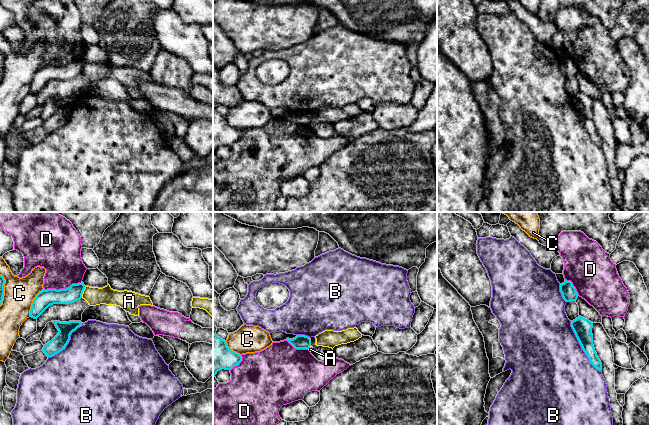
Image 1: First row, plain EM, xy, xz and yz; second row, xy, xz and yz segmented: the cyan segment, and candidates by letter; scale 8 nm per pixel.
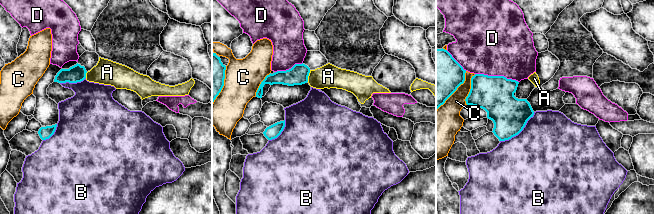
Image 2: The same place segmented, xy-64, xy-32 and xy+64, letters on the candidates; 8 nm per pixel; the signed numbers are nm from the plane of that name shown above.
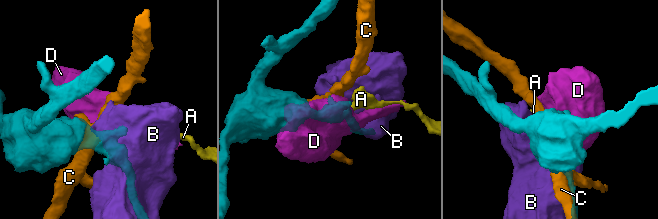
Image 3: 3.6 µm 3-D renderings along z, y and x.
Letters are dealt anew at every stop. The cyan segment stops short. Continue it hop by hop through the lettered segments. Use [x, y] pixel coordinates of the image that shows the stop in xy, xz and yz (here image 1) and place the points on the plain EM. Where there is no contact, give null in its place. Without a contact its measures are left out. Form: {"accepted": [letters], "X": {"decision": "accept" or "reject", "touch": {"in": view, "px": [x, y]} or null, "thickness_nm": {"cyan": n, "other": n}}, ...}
{"accepted": [], "A": {"decision": "reject", "touch": {"in": "xy", "px": [82, 68]}, "thickness_nm": {"cyan": 130, "other": 150}}, "B": {"decision": "reject", "touch": {"in": "yz", "px": [581, 122]}, "thickness_nm": {"cyan": 150, "other": 500}}, "C": {"decision": "reject", "touch": {"in": "xy", "px": [33, 78]}, "thickness_nm": {"cyan": 140, "other": 260}}, "D": {"decision": "reject", "touch": {"in": "xy", "px": [62, 65]}, "thickness_nm": {"cyan": 140, "other": 320}}}

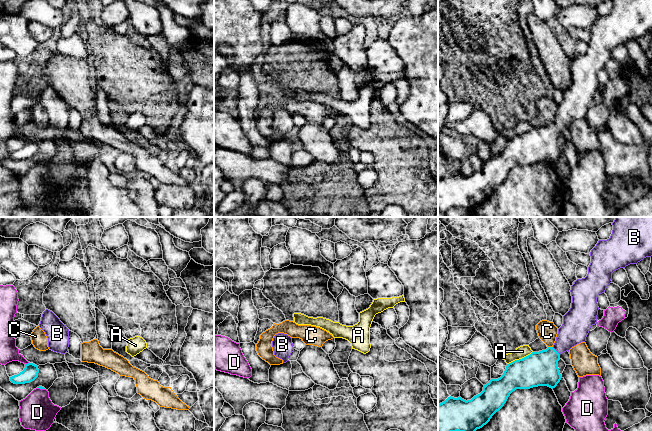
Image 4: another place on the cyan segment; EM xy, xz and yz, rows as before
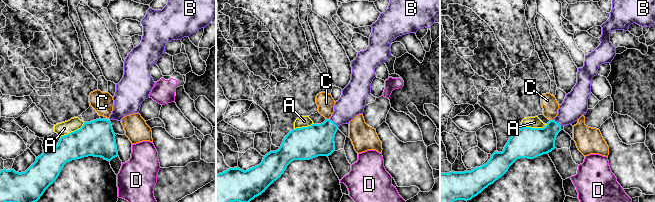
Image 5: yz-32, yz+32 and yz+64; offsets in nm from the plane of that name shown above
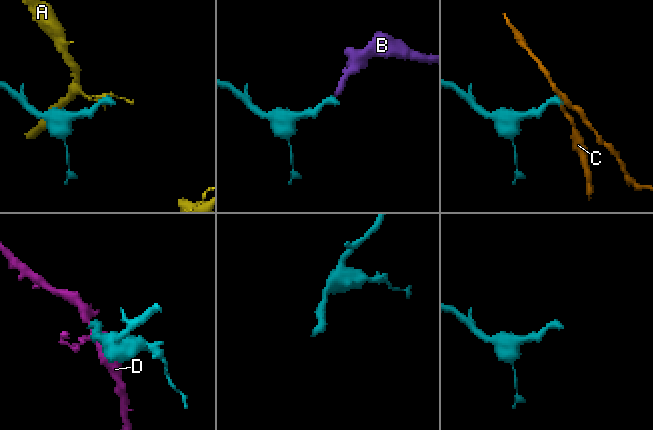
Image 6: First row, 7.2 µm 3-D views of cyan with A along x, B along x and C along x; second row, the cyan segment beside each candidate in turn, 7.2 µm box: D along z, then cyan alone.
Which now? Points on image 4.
{"accepted": ["B"], "A": {"decision": "reject", "touch": {"in": "yz", "px": [519, 135]}, "thickness_nm": {"cyan": 280, "other": 90}}, "B": {"decision": "accept", "touch": {"in": "yz", "px": [556, 127]}, "thickness_nm": {"cyan": 280, "other": 220}}, "C": {"decision": "reject", "touch": {"in": "yz", "px": [550, 123]}, "thickness_nm": {"cyan": 280, "other": 160}}, "D": {"decision": "reject", "touch": {"in": "xy", "px": [28, 139]}, "thickness_nm": {"cyan": 120, "other": 150}}}

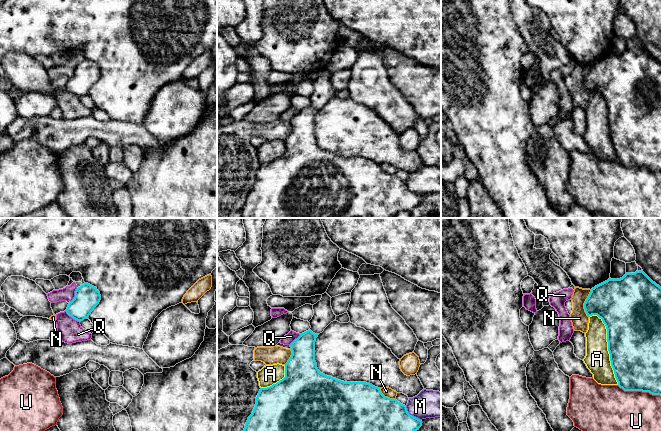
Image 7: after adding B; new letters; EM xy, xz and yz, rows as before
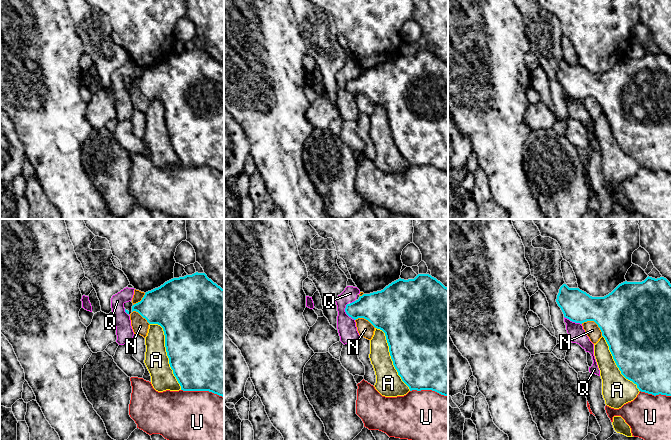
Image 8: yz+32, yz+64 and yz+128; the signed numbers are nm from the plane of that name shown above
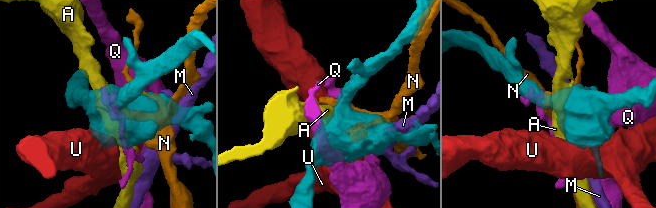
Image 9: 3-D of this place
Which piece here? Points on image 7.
{"accepted": [], "A": {"decision": "reject", "touch": {"in": "yz", "px": [608, 123]}, "thickness_nm": {"cyan": 440, "other": 200}}, "M": {"decision": "reject", "touch": {"in": "xz", "px": [411, 191]}, "thickness_nm": {"cyan": 380, "other": 220}}, "N": {"decision": "reject", "touch": {"in": "yz", "px": [584, 80]}, "thickness_nm": {"cyan": 360, "other": 140}}, "Q": {"decision": "reject", "touch": {"in": "xy", "px": [72, 93]}, "thickness_nm": {"cyan": 200, "other": 190}}, "U": {"decision": "reject", "touch": {"in": "yz", "px": [639, 166]}, "thickness_nm": {"cyan": 400, "other": 460}}}

